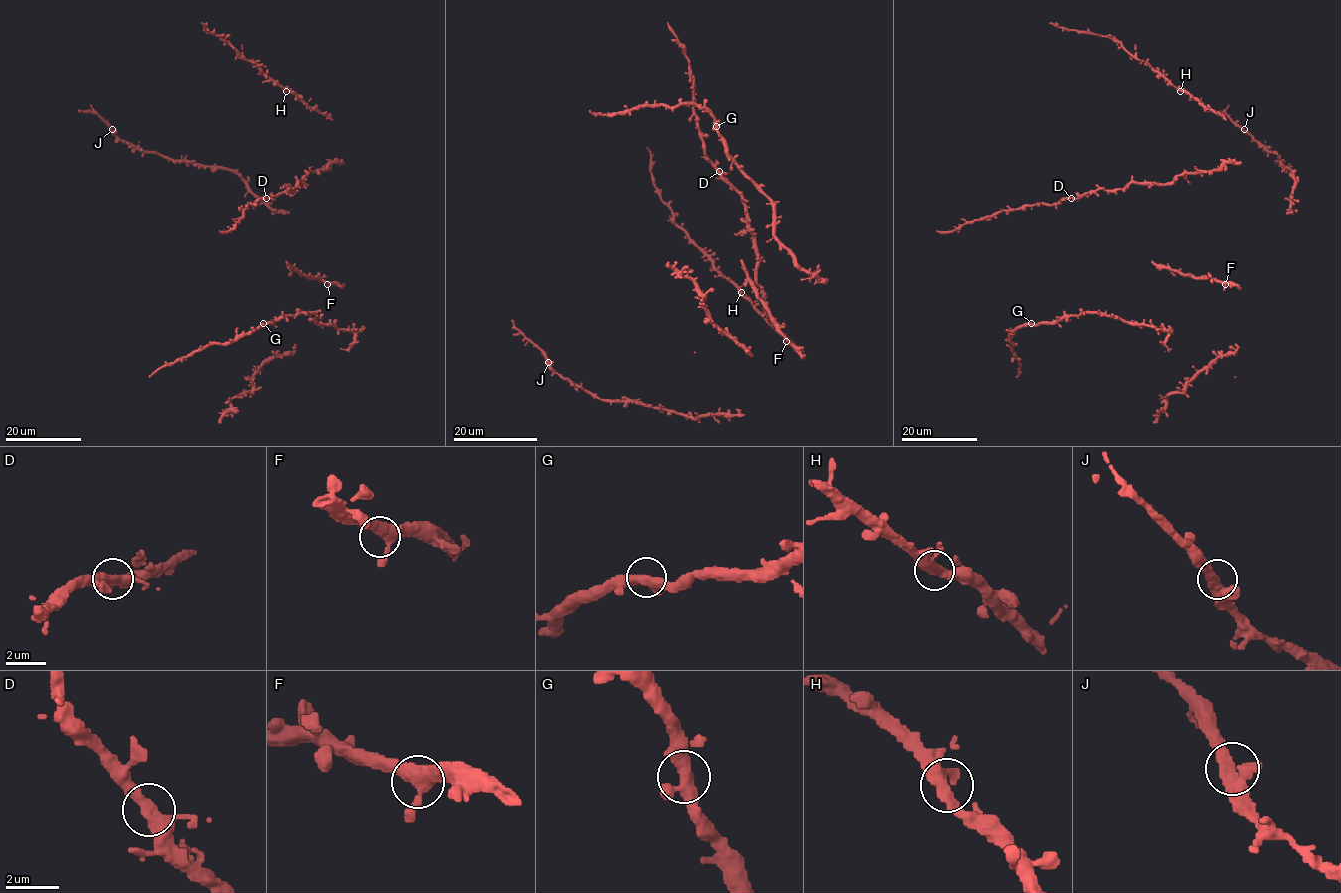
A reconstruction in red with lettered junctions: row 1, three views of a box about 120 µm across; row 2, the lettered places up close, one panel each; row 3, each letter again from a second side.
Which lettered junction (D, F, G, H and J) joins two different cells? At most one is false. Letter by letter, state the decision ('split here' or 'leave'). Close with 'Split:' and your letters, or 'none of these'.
D: leave
F: leave
G: leave
H: leave
J: leave
Split: none of these

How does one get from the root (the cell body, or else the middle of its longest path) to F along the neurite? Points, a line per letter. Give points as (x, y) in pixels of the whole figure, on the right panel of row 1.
F: (1155, 264), (1196, 278), (1213, 278), (1225, 284)

